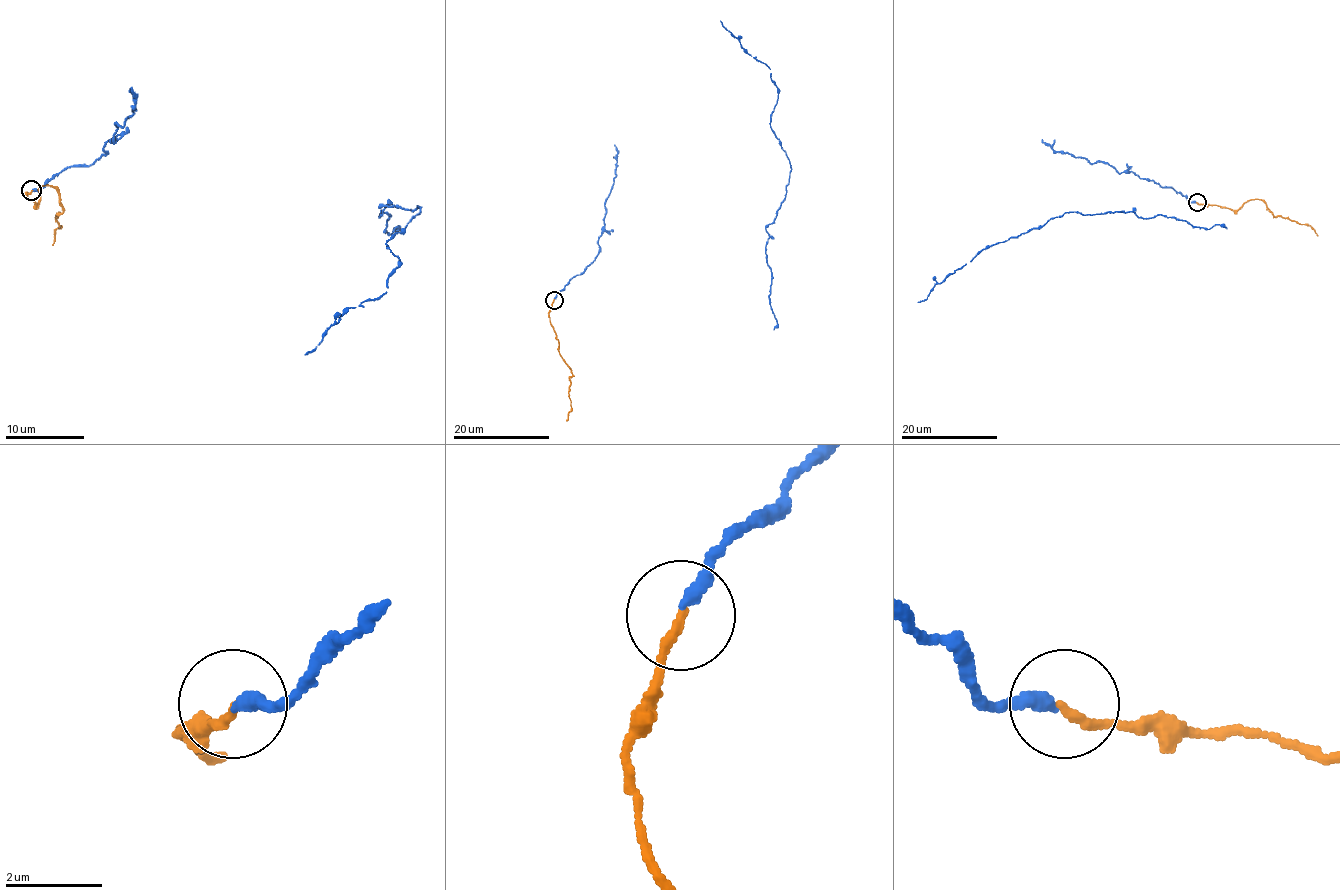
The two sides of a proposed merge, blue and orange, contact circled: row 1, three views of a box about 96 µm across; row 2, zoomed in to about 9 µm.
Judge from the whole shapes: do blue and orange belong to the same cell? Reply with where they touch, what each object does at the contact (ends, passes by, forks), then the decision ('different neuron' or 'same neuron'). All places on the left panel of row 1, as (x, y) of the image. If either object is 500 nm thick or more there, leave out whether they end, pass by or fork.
(31, 190) | blue ends | orange ends | same neuron

